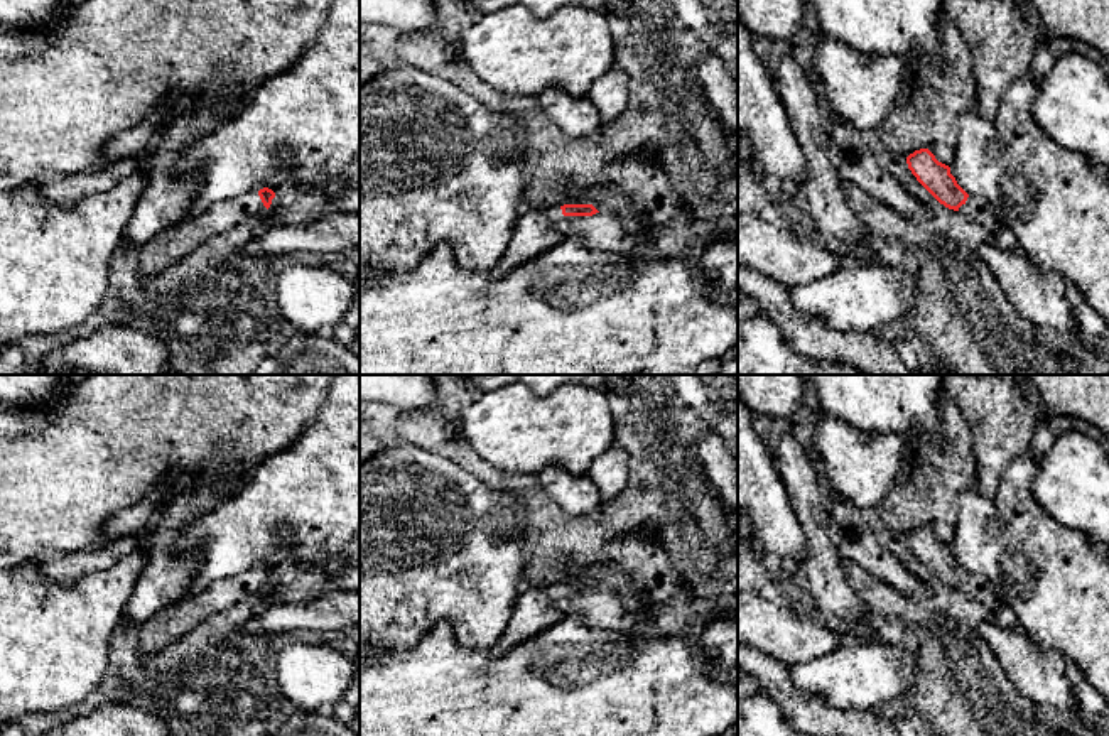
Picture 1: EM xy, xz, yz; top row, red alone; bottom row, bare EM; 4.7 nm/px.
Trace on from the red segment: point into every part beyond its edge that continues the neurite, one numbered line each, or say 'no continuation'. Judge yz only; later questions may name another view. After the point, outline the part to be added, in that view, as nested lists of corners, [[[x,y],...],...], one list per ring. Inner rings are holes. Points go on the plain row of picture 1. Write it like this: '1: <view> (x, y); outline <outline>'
1: yz (976, 586); outline [[[969,572],[967,579],[959,586],[959,591],[981,603],[991,616],[994,616],[1001,604],[989,579],[977,572]]]

